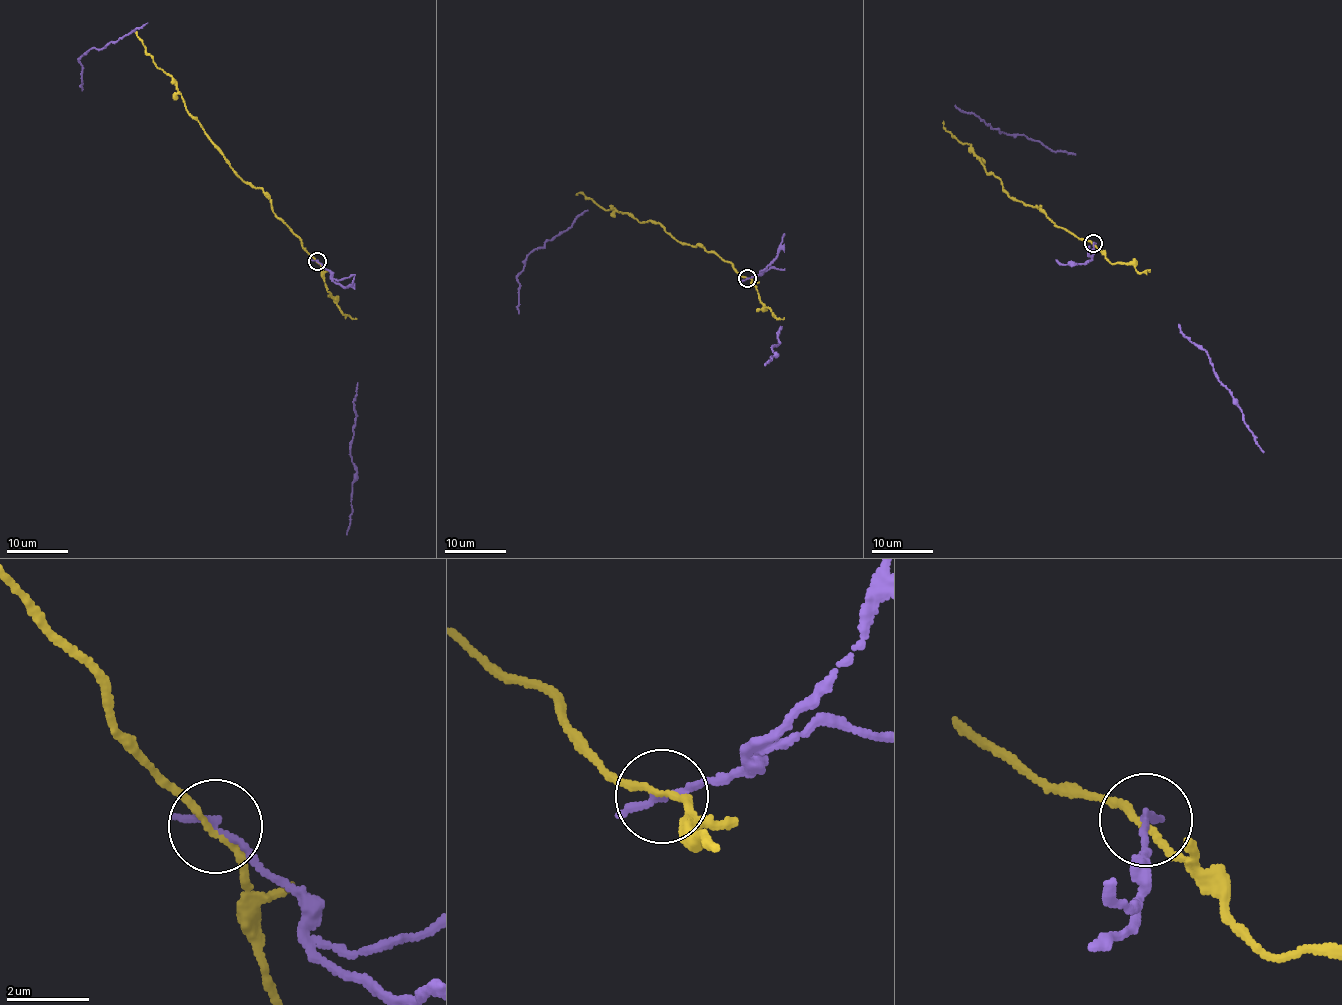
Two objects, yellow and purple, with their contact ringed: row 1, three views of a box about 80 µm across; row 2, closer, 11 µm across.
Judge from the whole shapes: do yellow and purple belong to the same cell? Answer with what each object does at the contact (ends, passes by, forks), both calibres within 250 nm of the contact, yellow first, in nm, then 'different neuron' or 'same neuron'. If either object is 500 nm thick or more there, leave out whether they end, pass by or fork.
yellow passes by; purple ends; calibres 140 and 200 nm; different neuron

